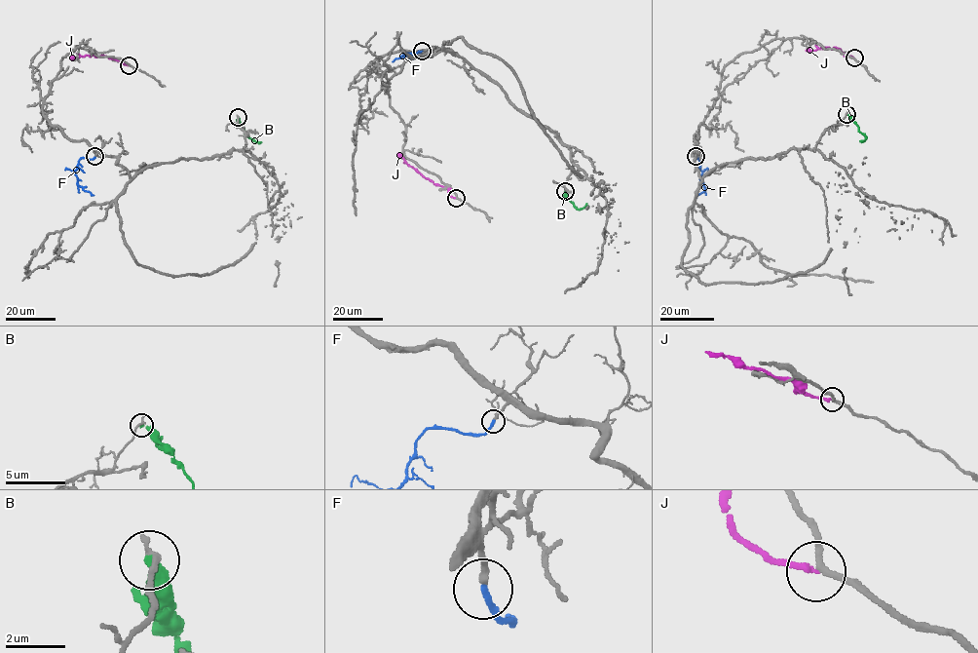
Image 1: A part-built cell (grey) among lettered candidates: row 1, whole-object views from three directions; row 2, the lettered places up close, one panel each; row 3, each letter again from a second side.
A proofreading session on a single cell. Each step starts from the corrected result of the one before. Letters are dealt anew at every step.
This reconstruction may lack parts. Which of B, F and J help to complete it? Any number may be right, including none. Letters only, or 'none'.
F

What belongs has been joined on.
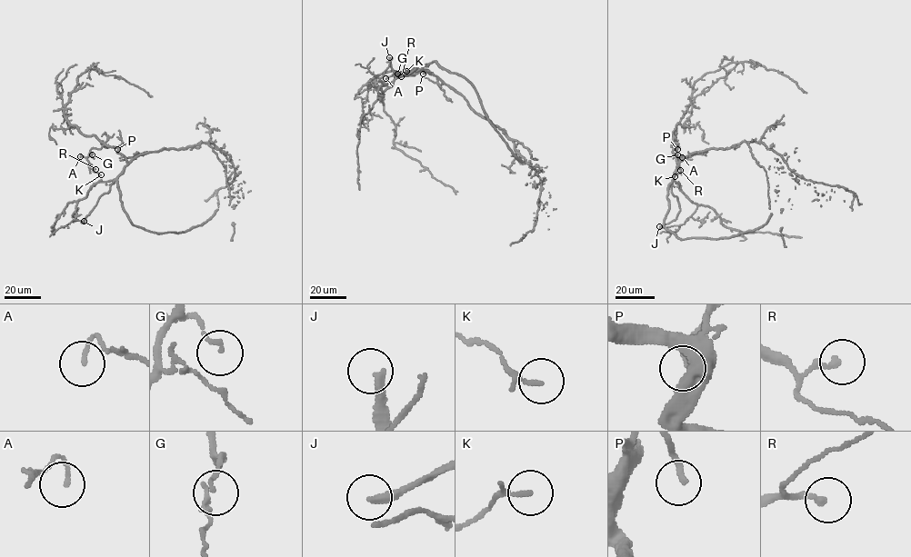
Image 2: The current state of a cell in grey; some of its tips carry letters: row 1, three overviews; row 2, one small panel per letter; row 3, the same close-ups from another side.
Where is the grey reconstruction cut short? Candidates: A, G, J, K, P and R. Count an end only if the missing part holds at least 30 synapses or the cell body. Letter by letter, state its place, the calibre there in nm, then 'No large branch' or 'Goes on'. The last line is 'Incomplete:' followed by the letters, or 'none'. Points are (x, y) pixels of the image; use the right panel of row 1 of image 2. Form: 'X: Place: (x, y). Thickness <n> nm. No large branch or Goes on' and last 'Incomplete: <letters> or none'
A: Place: (682, 157). Thickness 120 nm. No large branch
G: Place: (677, 154). Thickness 120 nm. No large branch
J: Place: (659, 226). Thickness 280 nm. Goes on
K: Place: (675, 176). Thickness 100 nm. No large branch
P: Place: (677, 149). Thickness 200 nm. Goes on
R: Place: (680, 170). Thickness 200 nm. No large branch
Incomplete: J, P

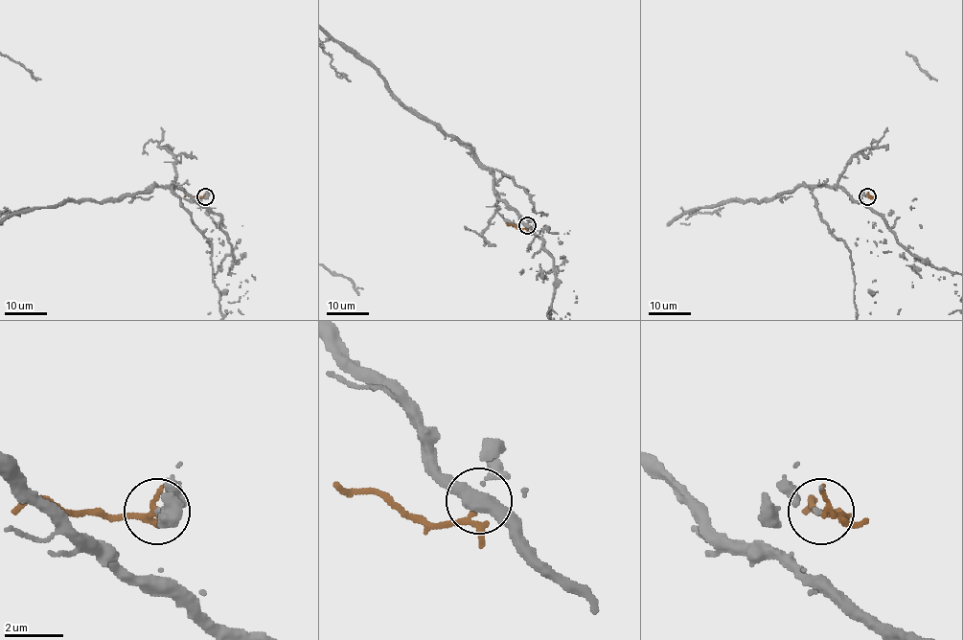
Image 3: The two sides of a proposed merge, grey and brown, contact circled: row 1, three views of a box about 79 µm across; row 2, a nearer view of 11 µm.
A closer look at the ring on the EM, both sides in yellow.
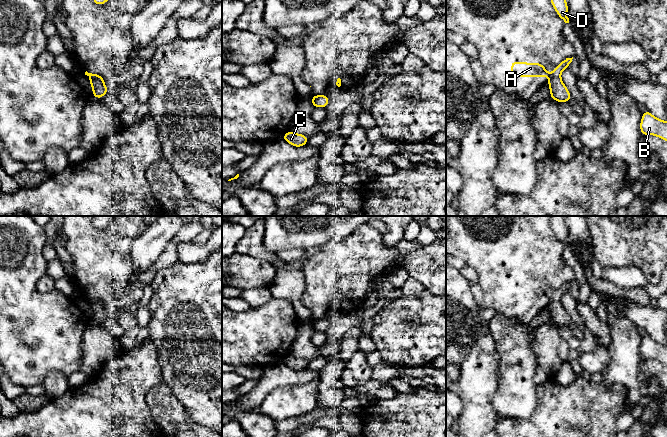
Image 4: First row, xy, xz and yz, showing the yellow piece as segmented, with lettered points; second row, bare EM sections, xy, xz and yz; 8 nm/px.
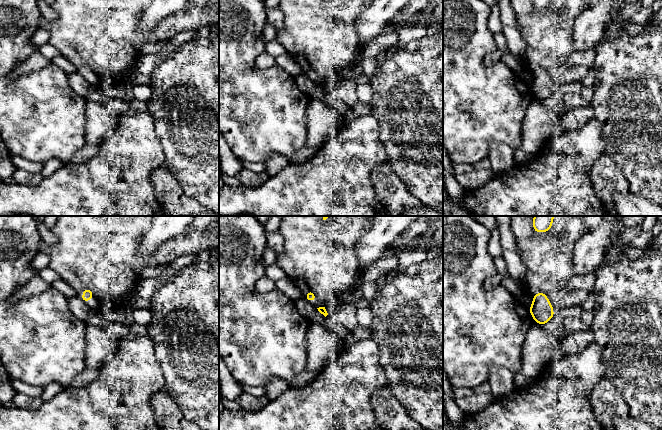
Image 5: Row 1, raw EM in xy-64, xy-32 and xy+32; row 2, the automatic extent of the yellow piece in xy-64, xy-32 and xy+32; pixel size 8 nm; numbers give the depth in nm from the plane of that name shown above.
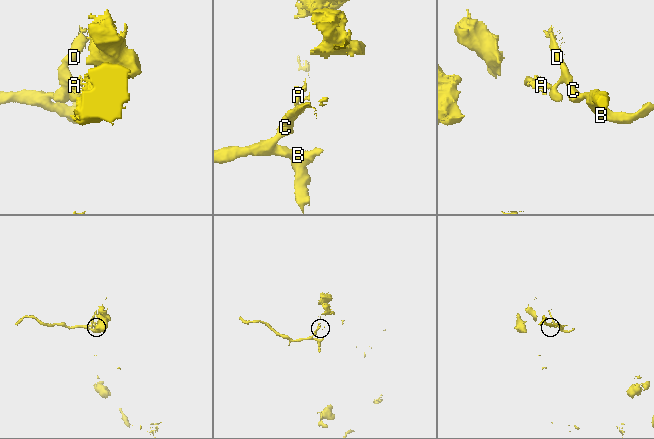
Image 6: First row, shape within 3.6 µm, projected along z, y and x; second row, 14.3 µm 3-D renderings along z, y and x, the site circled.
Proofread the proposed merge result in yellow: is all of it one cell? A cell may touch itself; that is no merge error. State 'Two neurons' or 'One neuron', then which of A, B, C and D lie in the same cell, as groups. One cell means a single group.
Two neurons. Groups: A / B C D

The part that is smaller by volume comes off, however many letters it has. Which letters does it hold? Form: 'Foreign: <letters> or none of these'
Foreign: B, C, D

